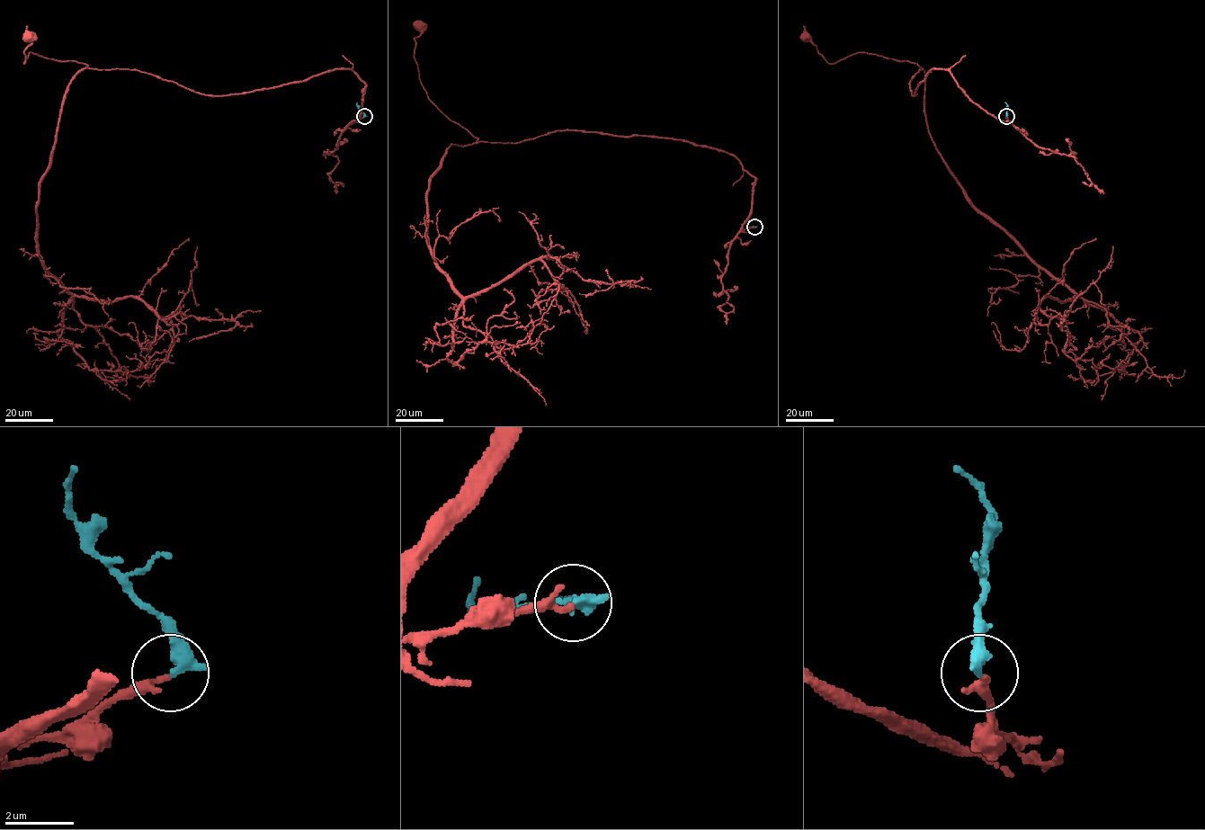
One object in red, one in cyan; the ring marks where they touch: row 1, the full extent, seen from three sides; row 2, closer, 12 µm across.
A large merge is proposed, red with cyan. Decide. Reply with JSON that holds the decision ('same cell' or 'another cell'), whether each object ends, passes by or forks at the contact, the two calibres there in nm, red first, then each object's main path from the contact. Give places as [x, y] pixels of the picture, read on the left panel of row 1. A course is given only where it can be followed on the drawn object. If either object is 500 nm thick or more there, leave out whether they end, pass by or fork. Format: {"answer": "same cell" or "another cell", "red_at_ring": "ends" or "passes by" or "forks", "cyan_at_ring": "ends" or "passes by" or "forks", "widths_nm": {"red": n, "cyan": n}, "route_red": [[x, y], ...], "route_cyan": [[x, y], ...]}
{"answer": "same cell", "red_at_ring": "passes by", "cyan_at_ring": "ends", "widths_nm": {"red": 140, "cyan": 440}, "route_red": [[363, 117], [352, 121], [365, 85], [351, 69], [215, 95], [137, 70], [31, 52], [23, 63], [28, 37]], "route_cyan": [[363, 117], [357, 102]]}

